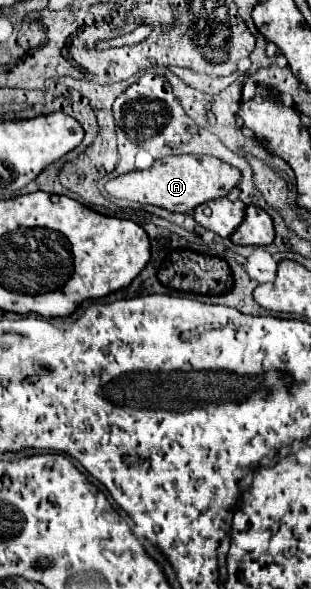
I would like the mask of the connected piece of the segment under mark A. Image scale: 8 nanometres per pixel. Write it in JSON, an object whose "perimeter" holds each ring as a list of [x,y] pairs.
{"perimeter":[[[168,156],[156,160],[146,170],[134,170],[122,176],[116,176],[106,182],[106,192],[114,198],[142,202],[142,204],[154,204],[172,212],[190,212],[202,202],[216,200],[228,196],[228,192],[238,184],[240,170],[234,166],[228,166],[226,162],[220,162],[212,156]]]}

